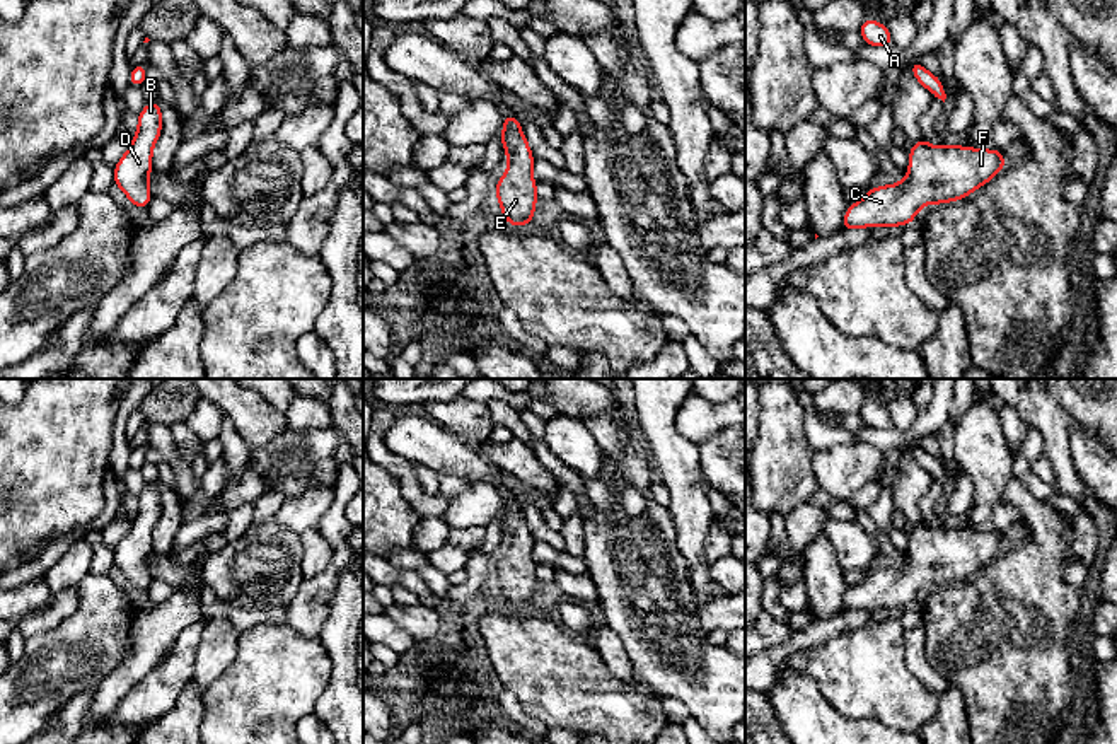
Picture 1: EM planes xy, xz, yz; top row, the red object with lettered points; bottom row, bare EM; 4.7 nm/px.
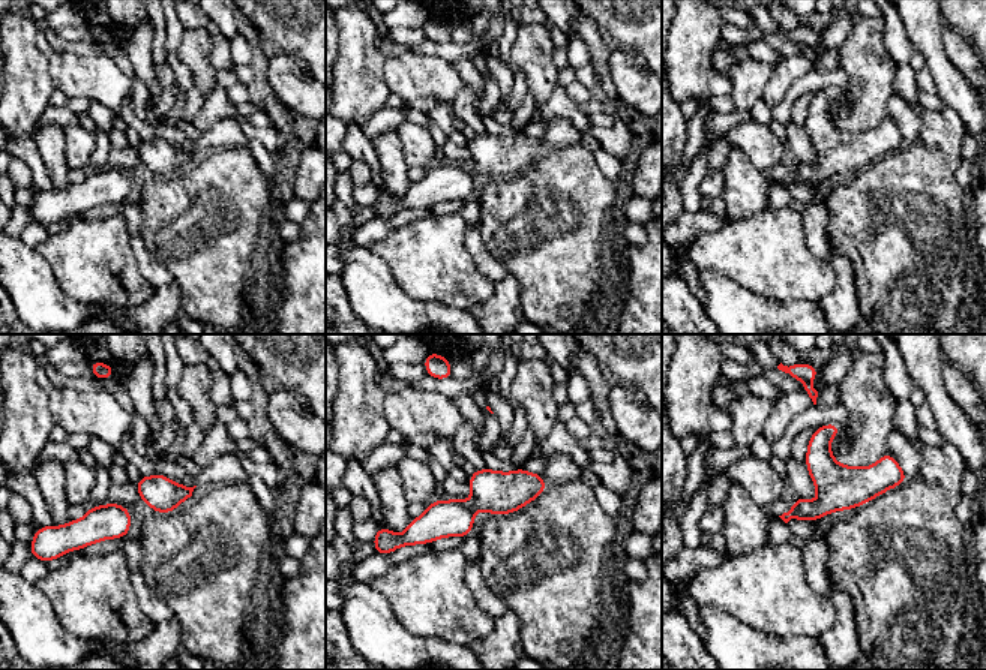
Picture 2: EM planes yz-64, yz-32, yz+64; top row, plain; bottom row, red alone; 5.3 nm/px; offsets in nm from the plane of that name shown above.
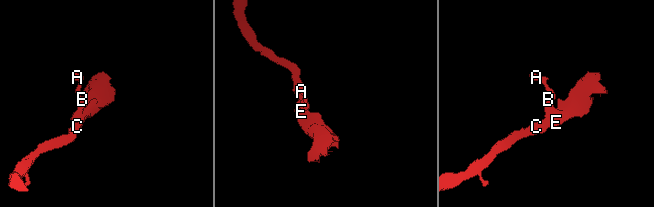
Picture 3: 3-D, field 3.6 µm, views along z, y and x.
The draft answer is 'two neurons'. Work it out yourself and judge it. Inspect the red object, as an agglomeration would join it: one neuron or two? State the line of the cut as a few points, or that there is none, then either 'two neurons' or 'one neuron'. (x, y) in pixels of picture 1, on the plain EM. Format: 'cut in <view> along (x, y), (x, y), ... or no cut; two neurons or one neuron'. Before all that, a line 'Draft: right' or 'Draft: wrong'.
Draft: wrong
no cut; one neuron

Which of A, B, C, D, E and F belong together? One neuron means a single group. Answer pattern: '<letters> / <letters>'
A B C D E F

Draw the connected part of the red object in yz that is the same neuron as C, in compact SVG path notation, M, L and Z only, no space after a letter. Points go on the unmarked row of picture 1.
M924 520L912 526L909 534L909 555L899 567L887 567L866 572L866 578L853 585L842 602L842 613L854 613L859 609L894 609L912 606L916 596L926 585L950 585L962 582L974 575L979 568L991 563L1008 544L1003 541L999 531L981 532L970 529L958 529L948 526L945 529L933 529Z

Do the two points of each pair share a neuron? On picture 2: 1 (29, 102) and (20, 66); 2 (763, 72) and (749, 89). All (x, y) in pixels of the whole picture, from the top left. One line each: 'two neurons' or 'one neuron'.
1: one neuron
2: one neuron

